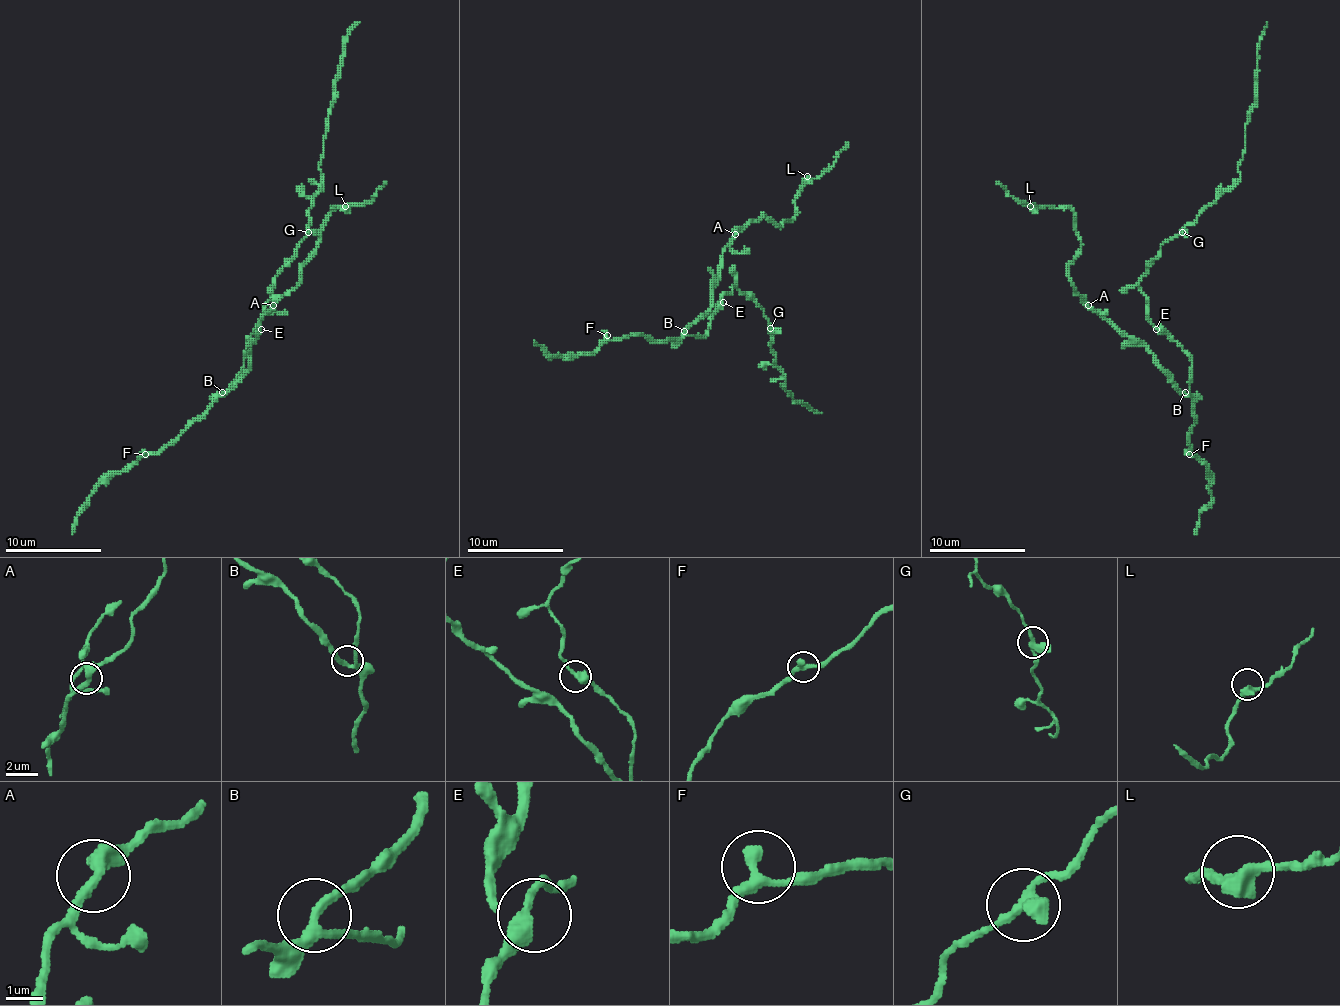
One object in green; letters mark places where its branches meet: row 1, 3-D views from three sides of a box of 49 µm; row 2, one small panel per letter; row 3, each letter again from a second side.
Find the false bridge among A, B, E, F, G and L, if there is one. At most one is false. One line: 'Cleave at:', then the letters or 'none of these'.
Cleave at: none of these

